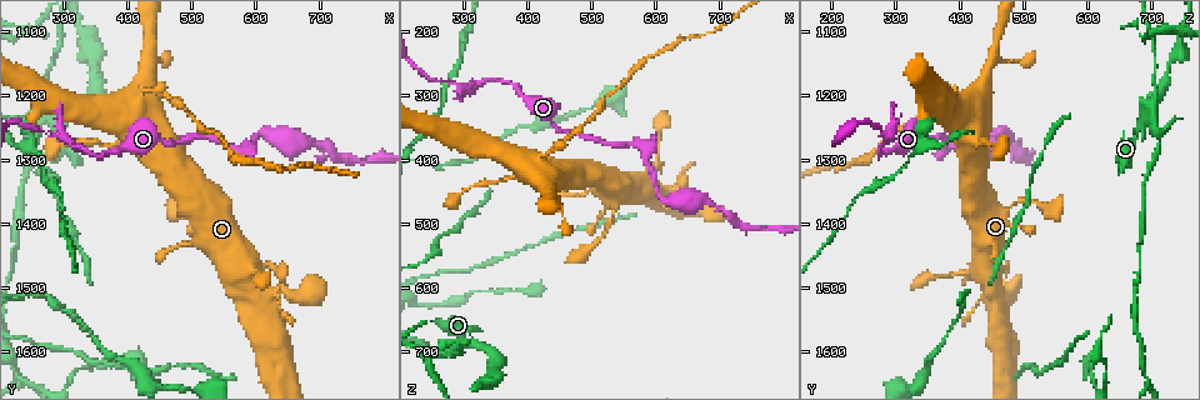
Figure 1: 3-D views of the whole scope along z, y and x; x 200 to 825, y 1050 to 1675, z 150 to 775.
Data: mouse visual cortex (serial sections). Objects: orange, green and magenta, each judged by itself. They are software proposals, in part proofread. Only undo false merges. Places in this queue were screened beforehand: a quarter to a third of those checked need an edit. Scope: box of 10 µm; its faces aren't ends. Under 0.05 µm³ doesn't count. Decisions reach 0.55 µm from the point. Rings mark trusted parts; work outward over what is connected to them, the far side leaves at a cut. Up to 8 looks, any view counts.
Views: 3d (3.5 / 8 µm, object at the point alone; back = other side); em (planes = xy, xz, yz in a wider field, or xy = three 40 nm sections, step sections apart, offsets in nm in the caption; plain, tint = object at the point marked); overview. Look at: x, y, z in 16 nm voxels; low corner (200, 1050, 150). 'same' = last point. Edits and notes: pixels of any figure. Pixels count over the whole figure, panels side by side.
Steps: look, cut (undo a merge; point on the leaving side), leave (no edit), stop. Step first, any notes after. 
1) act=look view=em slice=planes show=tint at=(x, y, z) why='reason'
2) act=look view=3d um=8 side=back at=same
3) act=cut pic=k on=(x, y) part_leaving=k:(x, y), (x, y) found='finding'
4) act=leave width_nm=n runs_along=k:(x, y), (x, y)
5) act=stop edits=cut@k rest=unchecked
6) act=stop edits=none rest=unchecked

act=look view=3d um=3.5 at=(605, 1480, 385) why='narrows sharply'

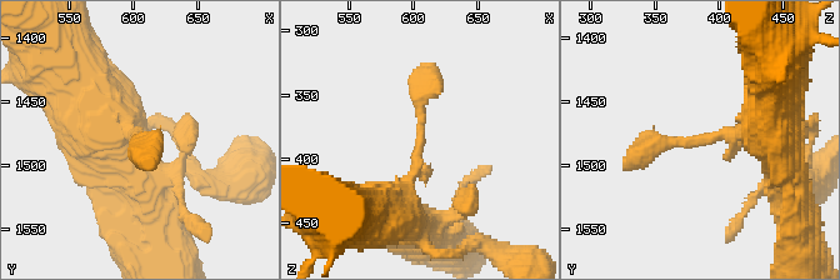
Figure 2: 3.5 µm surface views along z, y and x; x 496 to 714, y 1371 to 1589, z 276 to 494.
act=look view=em slice=xy step=2 show=tint at=(608, 1480, 388) why='now the EM'

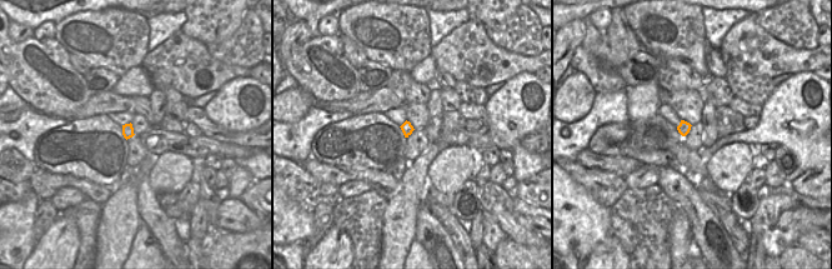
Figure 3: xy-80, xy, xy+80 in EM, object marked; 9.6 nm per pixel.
act=leave width_nm=110 runs_along=2:(383, 211), (418, 166), (433, 68) found='one cell here'

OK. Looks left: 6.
act=look view=3d um=3.5 at=(415, 1210, 400) why='narrows sharply'

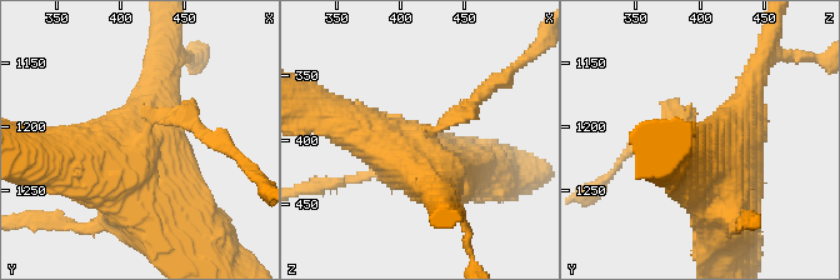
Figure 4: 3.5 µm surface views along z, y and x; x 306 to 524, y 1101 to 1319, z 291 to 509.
act=look view=em slice=planes show=tint at=(422, 1212, 400)

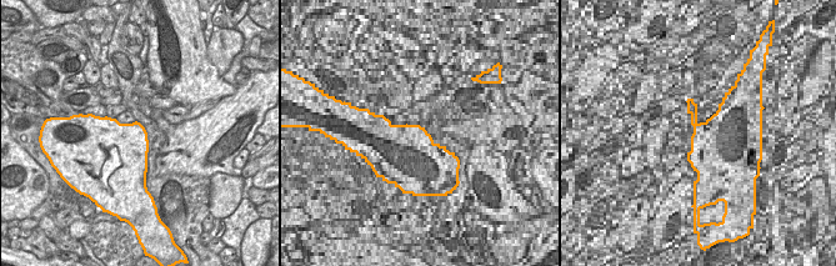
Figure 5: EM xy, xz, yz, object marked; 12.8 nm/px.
act=cut pic=4 on=(461, 111) part_leaving=4:(426, 135), (469, 106), (519, 64) found='a second cell is stuck on'

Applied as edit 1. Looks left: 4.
act=look view=overview why='see it whole again'

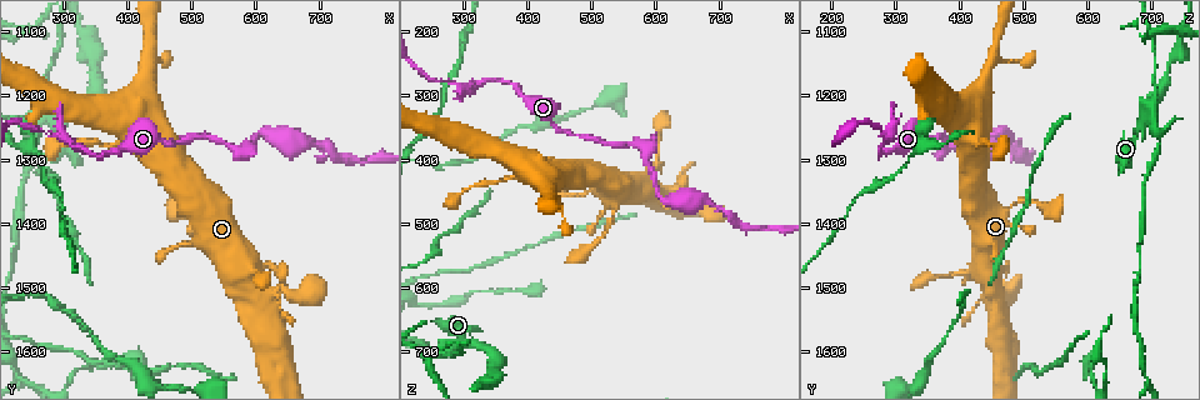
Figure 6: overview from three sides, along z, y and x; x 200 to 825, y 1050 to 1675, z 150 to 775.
act=look view=3d um=3.5 at=(570, 1285, 375) why='abrupt turn'

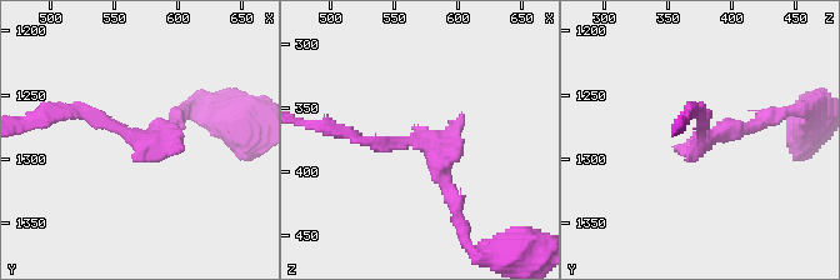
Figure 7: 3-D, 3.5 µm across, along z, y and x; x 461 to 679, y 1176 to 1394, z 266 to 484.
act=look view=em slice=xy step=5 show=tint at=(576, 1284, 374) why='need the tissue'

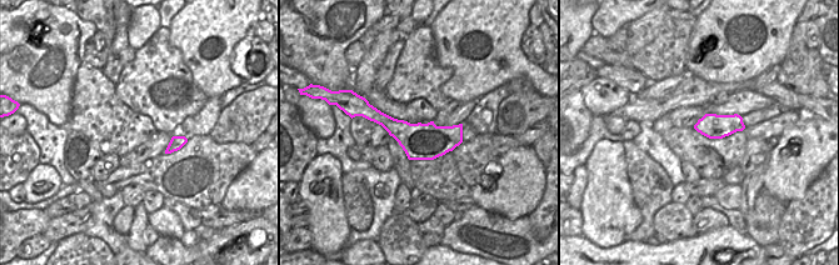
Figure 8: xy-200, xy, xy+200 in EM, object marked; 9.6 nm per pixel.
act=leave runs_along=8:(369, 110), (415, 139), (459, 139) found='all the same cell'

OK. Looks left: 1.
act=stop edits=cut@4 rest=unchecked

